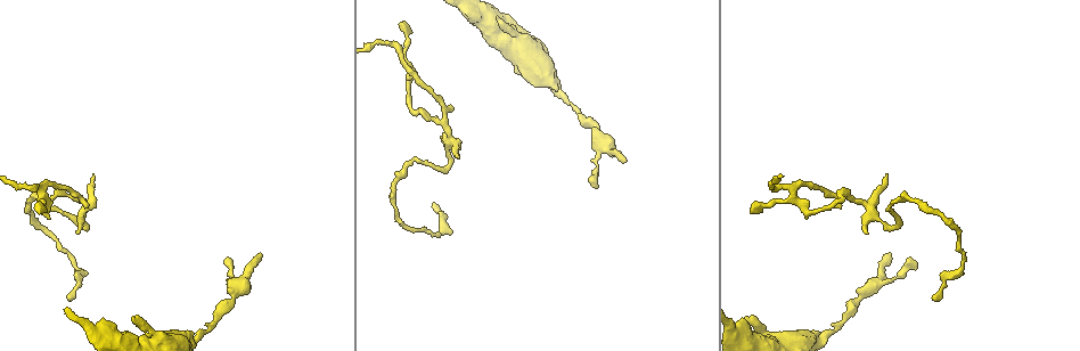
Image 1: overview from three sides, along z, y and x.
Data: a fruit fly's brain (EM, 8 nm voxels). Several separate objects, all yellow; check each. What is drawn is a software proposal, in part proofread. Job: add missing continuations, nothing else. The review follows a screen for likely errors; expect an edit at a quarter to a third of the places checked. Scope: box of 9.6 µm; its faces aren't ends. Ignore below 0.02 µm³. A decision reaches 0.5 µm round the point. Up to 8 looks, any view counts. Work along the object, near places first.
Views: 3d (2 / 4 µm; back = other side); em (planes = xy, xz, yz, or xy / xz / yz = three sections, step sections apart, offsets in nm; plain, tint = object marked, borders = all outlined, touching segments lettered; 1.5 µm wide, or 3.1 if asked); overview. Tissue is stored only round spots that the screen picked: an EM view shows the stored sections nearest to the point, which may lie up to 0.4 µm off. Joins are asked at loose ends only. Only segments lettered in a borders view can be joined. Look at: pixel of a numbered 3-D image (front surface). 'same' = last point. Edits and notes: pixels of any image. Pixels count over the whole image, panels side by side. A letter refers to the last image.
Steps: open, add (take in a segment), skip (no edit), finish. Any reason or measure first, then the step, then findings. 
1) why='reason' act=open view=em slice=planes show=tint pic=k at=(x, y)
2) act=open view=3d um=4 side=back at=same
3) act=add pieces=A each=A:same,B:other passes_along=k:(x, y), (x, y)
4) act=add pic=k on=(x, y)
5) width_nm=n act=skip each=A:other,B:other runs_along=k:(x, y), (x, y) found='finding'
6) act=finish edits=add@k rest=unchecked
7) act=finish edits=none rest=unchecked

why='thin end' act=open view=em slice=planes show=plain pic=1 at=(588, 180)

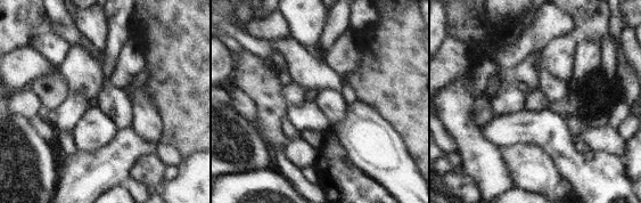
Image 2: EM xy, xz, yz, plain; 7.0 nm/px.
why='what lies round it' act=open view=em slice=planes show=borders at=same

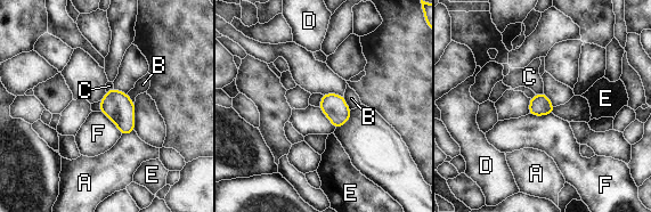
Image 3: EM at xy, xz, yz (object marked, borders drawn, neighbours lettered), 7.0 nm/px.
width_nm=150 act=skip each=A:other,B:other,C:other,D:other,E:other,F:other found='none of them fits'

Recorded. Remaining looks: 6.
why='branch stops here' act=open view=3d um=4 pic=1 at=(498, 16)

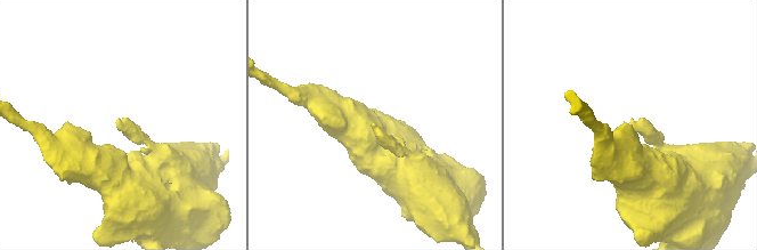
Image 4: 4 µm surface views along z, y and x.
act=open view=em slice=planes show=borders pic=4 at=(371, 124)

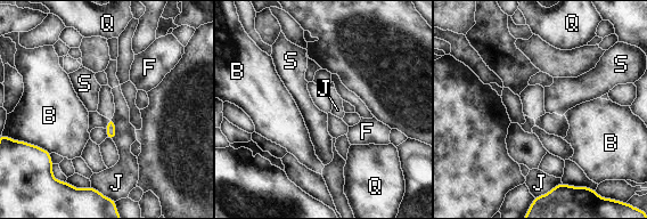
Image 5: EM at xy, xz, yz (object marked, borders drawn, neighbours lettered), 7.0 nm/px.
act=skip each=B:other,F:other,J:other,Q:other,S:other found='none of them fits'

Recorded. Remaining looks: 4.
why='thin end' act=open view=em slice=xz step=4 show=tint pic=1 at=(886, 174)

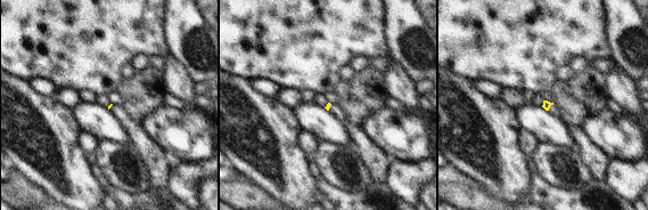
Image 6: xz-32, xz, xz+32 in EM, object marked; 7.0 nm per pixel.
act=open view=em slice=planes show=borders at=same

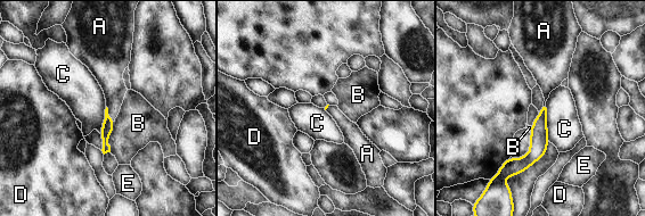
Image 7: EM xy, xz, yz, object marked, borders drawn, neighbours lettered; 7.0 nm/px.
act=add pieces=A each=A:same,B:other,C:other,D:other,E:other passes_along=7:(108, 123), (107, 114), (111, 79) found='it goes on there'

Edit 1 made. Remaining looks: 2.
act=finish edits=add@7 rest=unchecked

